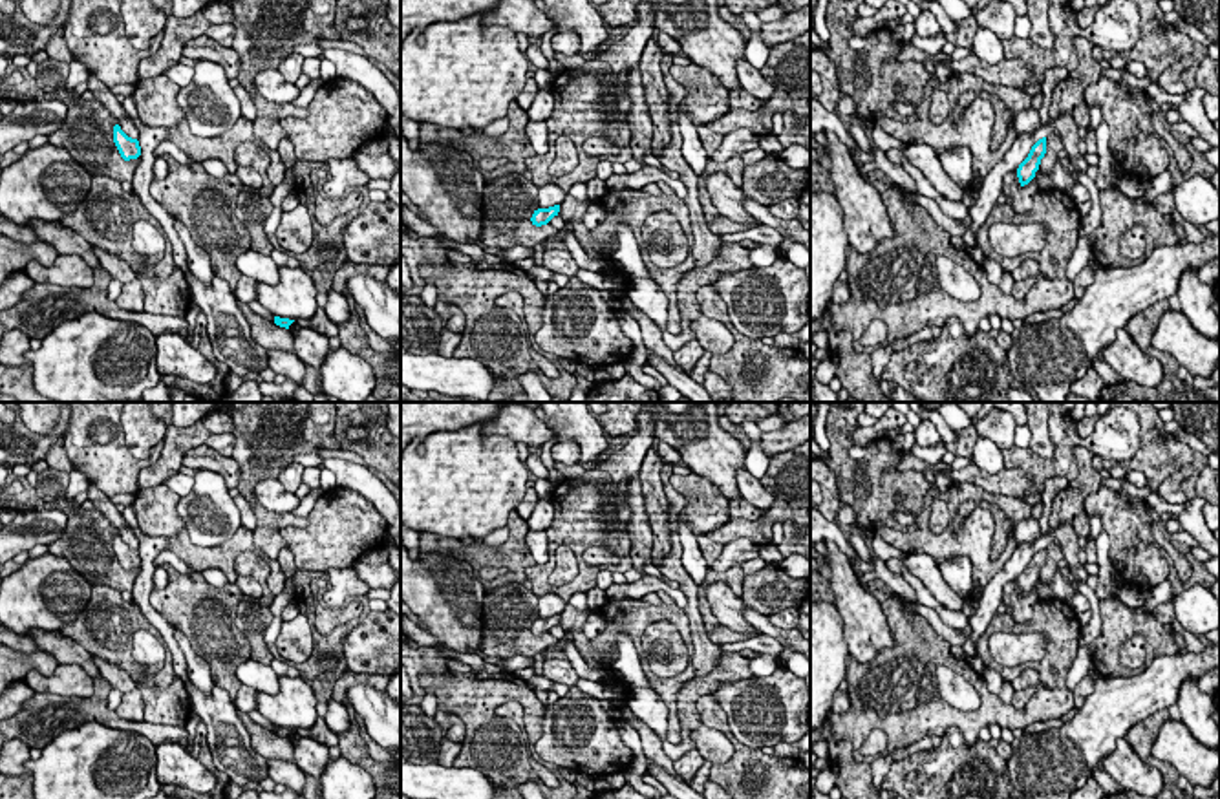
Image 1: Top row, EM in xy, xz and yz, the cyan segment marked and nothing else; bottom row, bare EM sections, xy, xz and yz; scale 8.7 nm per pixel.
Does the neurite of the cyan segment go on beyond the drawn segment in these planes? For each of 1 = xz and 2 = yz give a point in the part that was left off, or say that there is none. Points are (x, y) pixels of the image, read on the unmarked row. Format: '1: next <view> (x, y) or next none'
1: next none
2: next none

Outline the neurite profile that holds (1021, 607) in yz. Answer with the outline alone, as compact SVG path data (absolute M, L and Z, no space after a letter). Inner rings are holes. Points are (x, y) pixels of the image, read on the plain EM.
M1017 580L1004 585L1002 600L1008 605L1008 613L1017 623L1024 623L1033 616L1033 605L1037 603L1037 587L1033 587L1028 594L1021 594L1017 587Z

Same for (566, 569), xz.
M562 545L554 552L556 567L547 578L549 585L562 587L574 580L578 574L578 559L574 552Z

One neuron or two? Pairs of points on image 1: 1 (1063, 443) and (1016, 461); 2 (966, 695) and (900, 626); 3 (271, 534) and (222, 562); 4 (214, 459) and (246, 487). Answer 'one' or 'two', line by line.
1: one
2: two
3: two
4: two

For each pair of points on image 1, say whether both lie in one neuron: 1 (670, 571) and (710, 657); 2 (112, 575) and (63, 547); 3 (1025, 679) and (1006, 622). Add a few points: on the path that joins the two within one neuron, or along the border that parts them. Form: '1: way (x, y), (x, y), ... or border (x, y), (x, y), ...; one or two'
1: way (690, 589), (692, 613), (699, 635); one
2: way (99, 564), (83, 547), (75, 547); one
3: border (1039, 673), (1025, 668), (1010, 682); two

